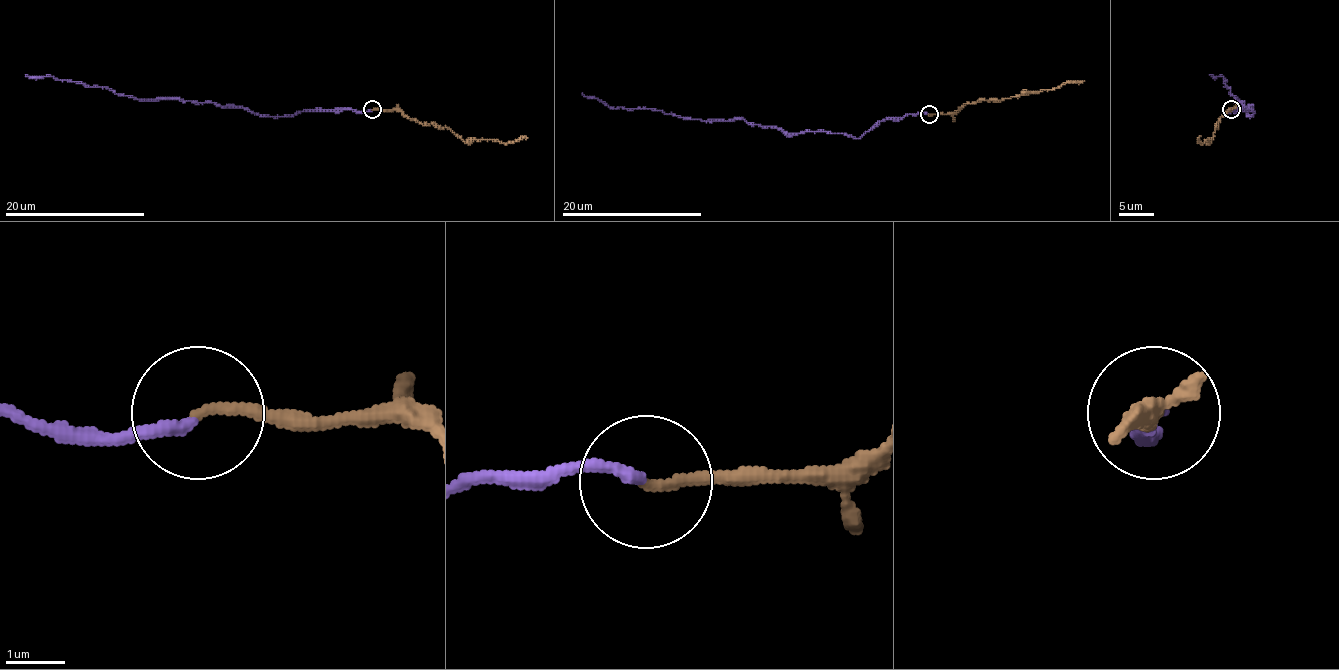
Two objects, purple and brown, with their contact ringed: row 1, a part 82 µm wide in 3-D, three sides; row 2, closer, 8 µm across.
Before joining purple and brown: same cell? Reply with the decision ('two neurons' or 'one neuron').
one neuron

